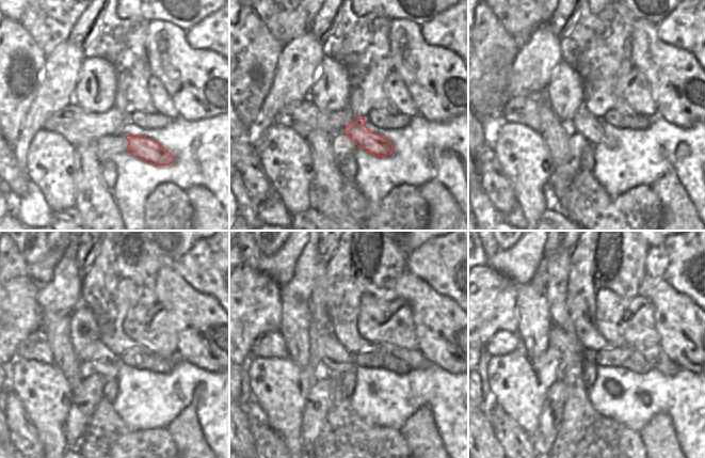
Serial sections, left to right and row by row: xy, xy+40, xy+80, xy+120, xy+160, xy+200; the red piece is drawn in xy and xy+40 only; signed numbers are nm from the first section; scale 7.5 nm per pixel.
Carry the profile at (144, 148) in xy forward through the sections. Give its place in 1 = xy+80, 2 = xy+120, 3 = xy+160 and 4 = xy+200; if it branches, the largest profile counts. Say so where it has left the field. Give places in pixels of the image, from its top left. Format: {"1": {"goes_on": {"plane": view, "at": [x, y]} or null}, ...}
{"1": {"goes_on": {"plane": "xy+80", "at": [583, 122]}}, "2": {"goes_on": {"plane": "xy+120", "at": [103, 362]}}, "3": {"goes_on": {"plane": "xy+160", "at": [340, 361]}}, "4": {"goes_on": {"plane": "xy+200", "at": [571, 354]}}}

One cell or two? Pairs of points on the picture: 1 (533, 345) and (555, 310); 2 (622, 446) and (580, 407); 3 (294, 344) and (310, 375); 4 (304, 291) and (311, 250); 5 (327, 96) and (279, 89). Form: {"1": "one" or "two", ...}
{"1": "two", "2": "one", "3": "two", "4": "one", "5": "two"}

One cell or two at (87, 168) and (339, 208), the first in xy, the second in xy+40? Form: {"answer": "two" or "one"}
{"answer": "one"}

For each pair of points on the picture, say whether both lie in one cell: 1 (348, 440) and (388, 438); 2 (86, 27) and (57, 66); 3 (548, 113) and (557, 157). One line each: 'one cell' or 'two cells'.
1: one cell
2: two cells
3: one cell

